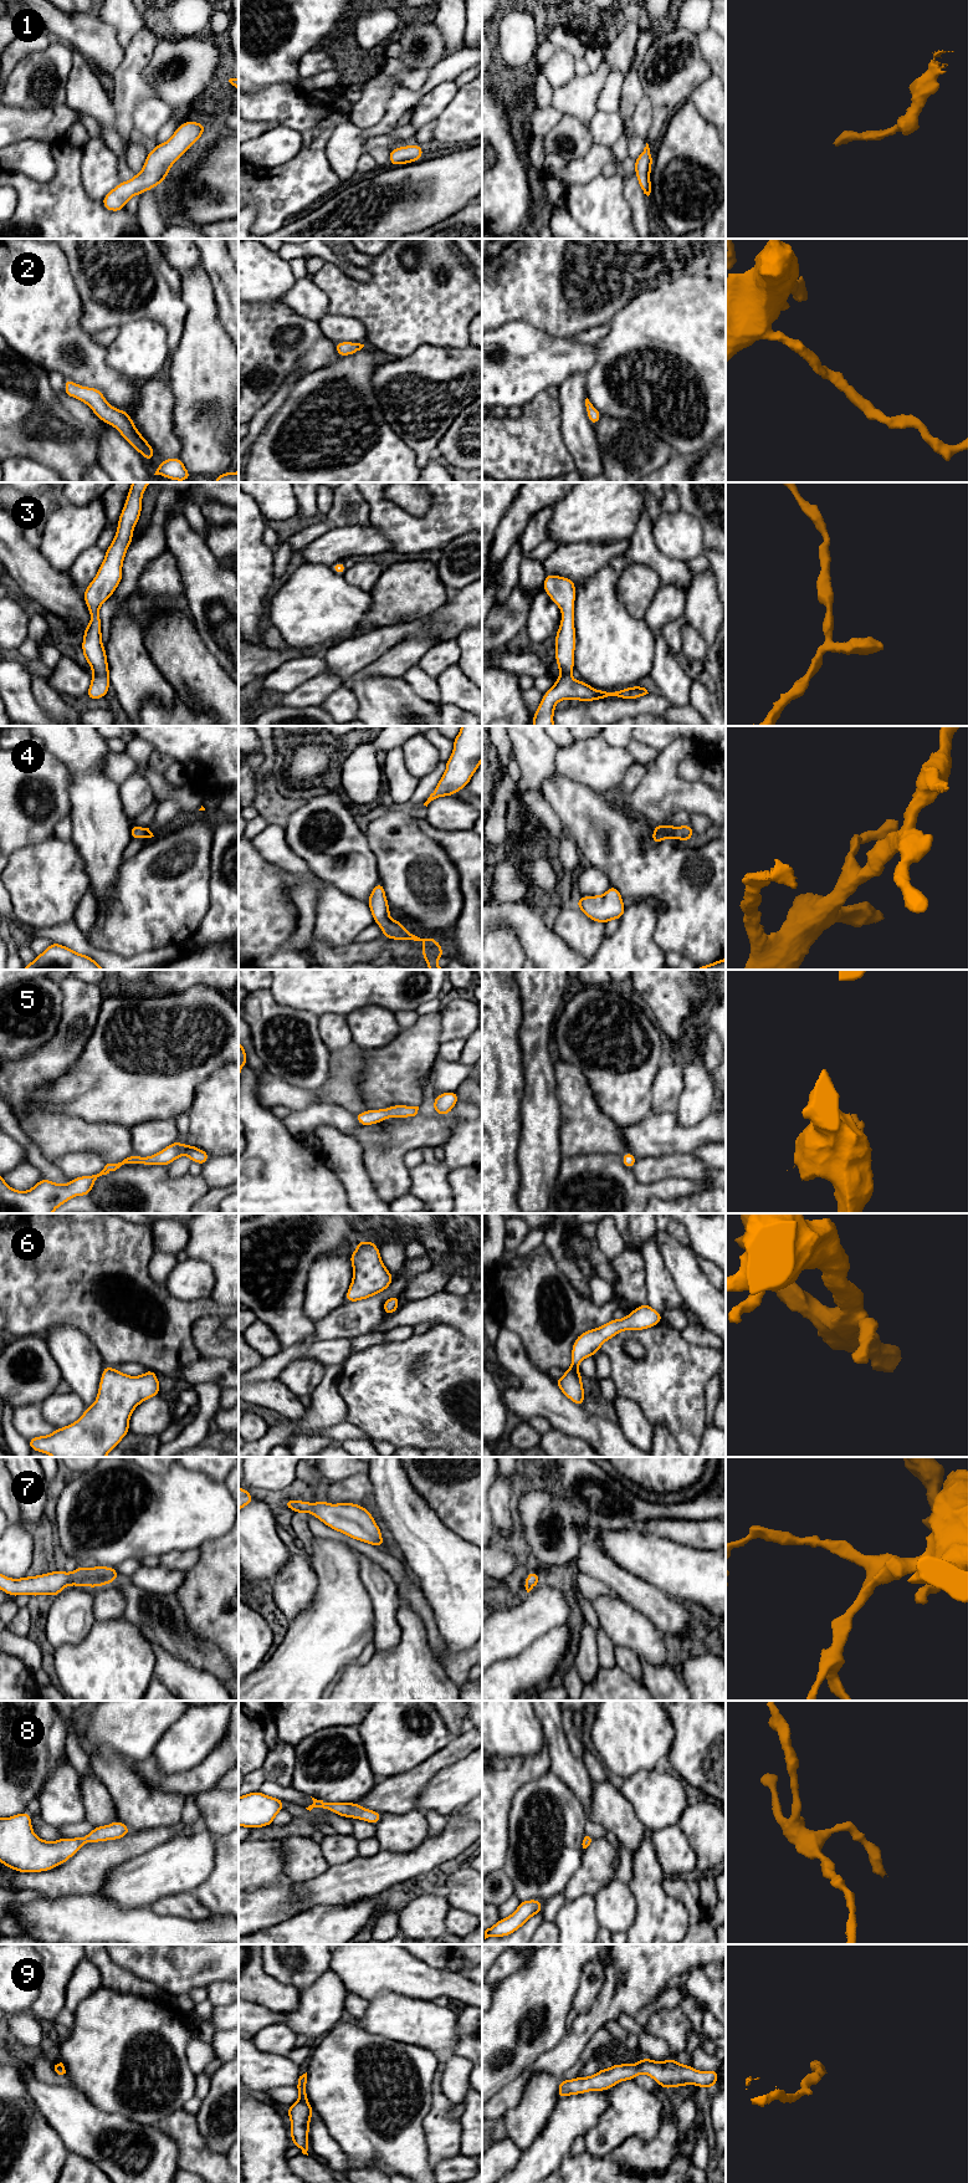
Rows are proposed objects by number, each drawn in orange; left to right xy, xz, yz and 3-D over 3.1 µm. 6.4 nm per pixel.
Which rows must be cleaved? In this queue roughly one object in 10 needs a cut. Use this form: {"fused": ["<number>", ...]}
{"fused": []}

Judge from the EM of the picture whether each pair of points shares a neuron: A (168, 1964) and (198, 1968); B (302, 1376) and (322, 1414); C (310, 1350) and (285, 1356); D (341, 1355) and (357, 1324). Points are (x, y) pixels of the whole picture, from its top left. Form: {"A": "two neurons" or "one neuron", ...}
{"A": "one neuron", "B": "two neurons", "C": "one neuron", "D": "two neurons"}

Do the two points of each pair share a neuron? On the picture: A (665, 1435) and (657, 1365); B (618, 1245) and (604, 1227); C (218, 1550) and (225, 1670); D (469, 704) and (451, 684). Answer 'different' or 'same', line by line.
A: different
B: same
C: different
D: same

